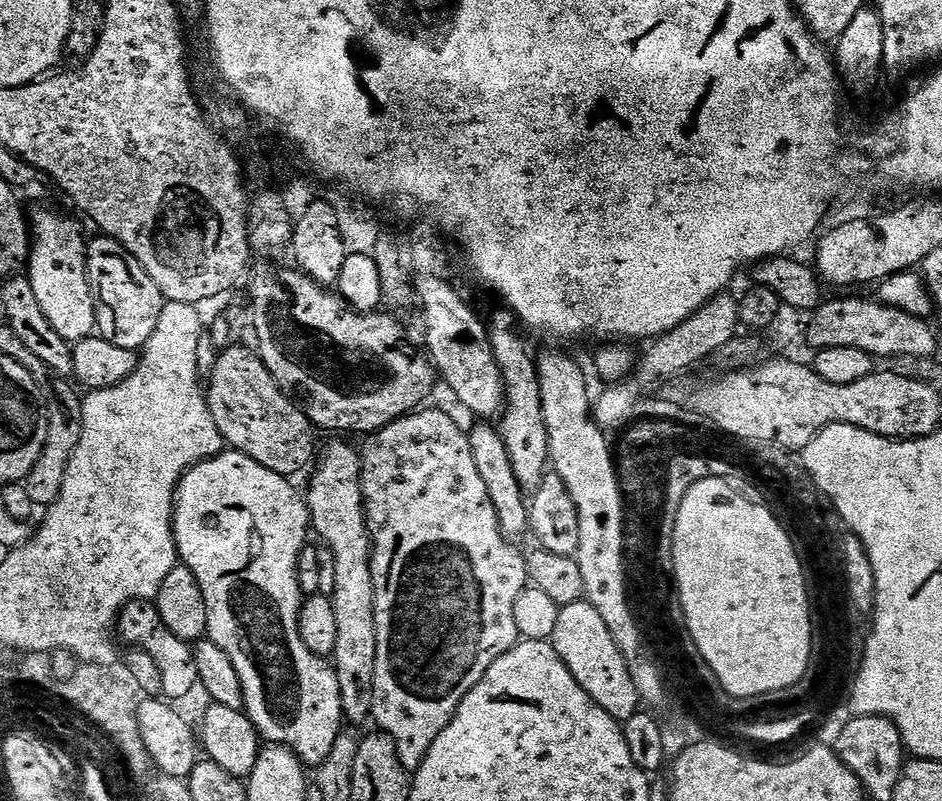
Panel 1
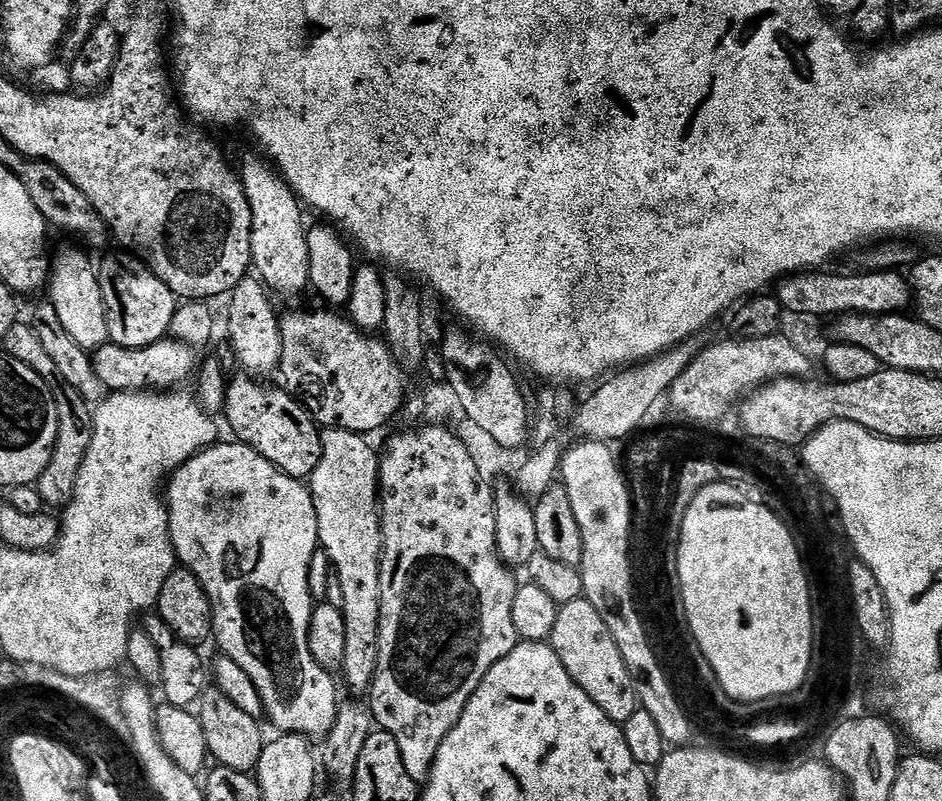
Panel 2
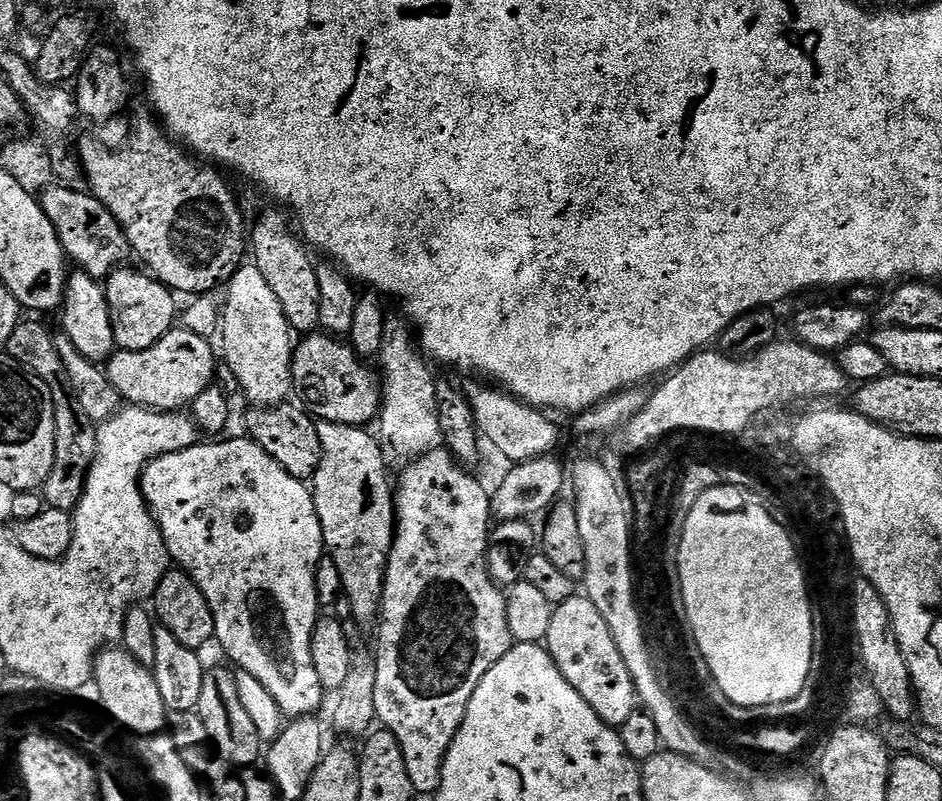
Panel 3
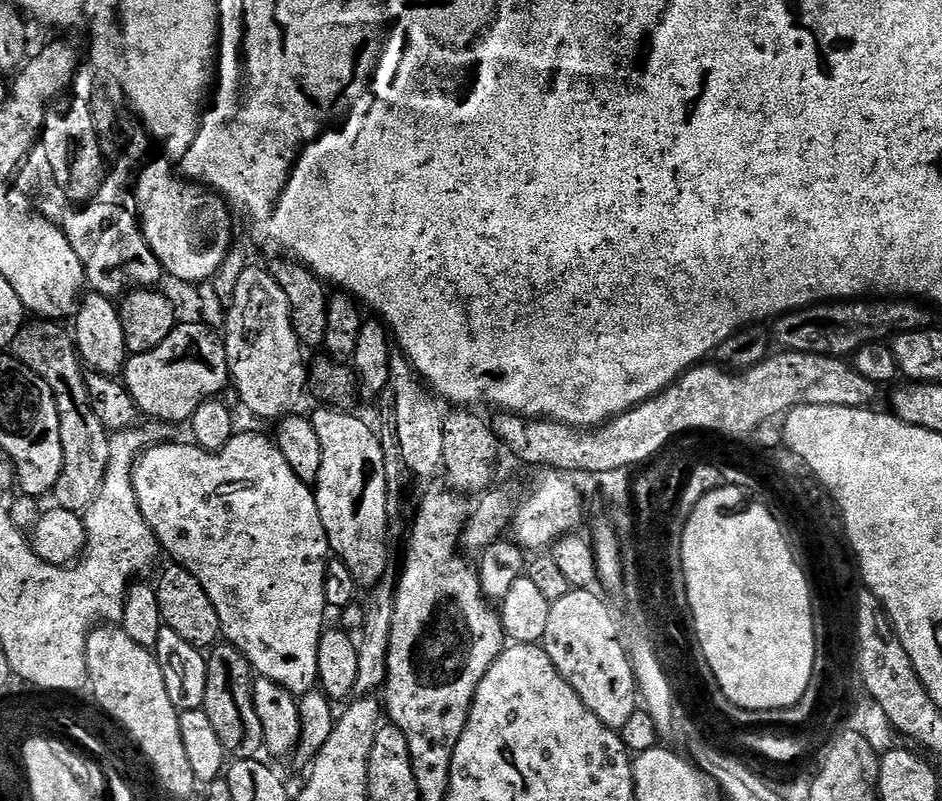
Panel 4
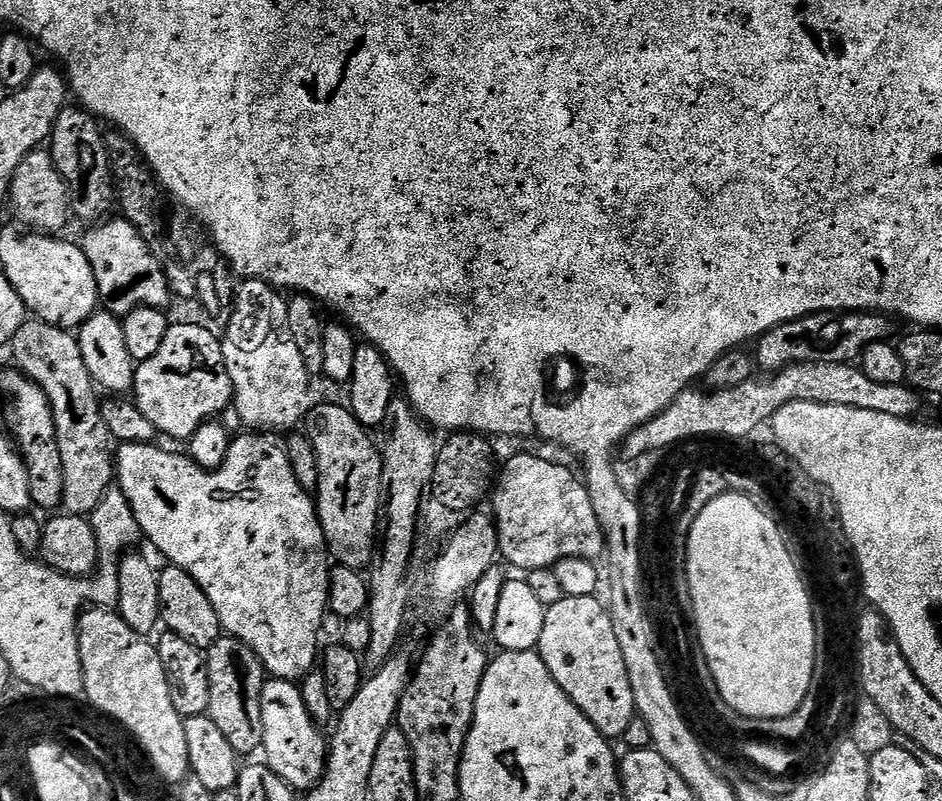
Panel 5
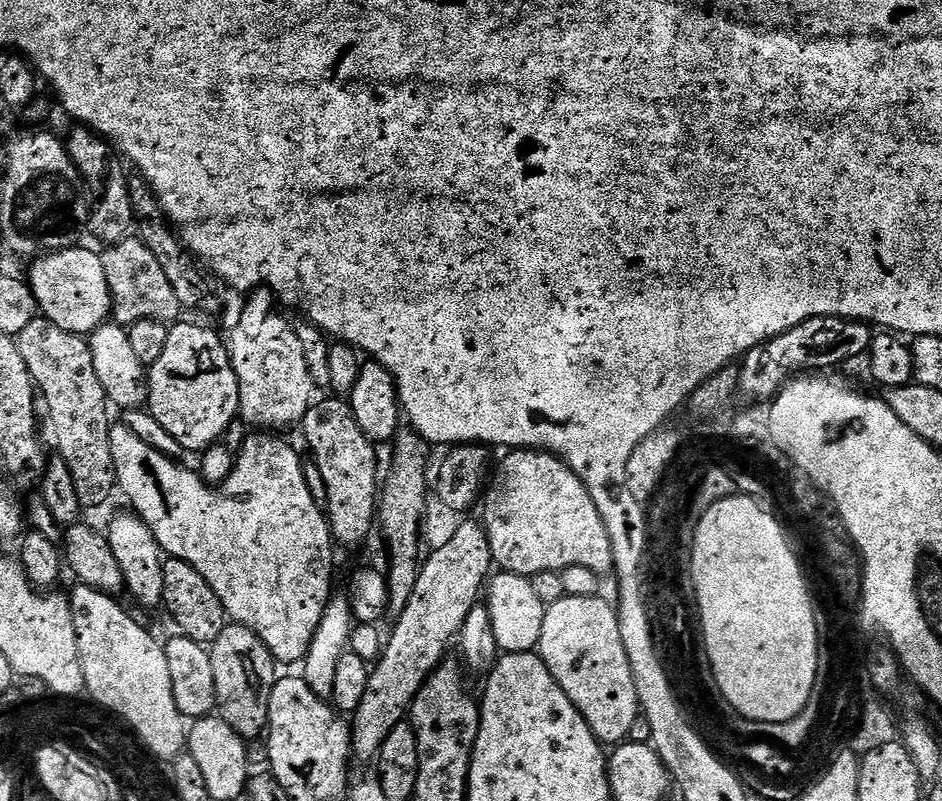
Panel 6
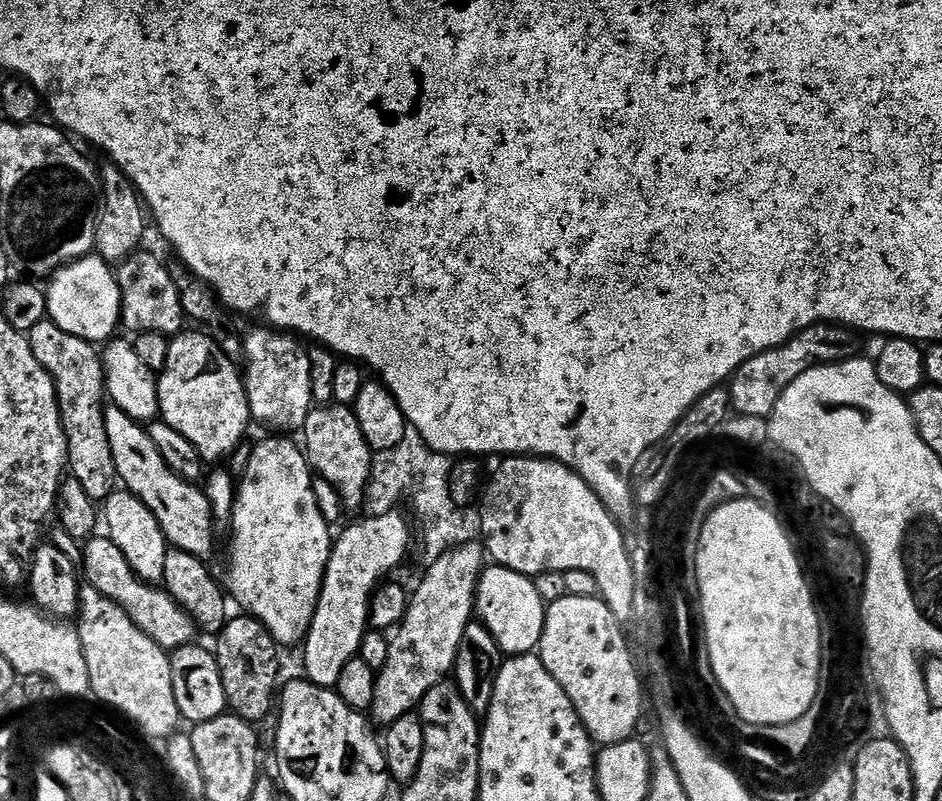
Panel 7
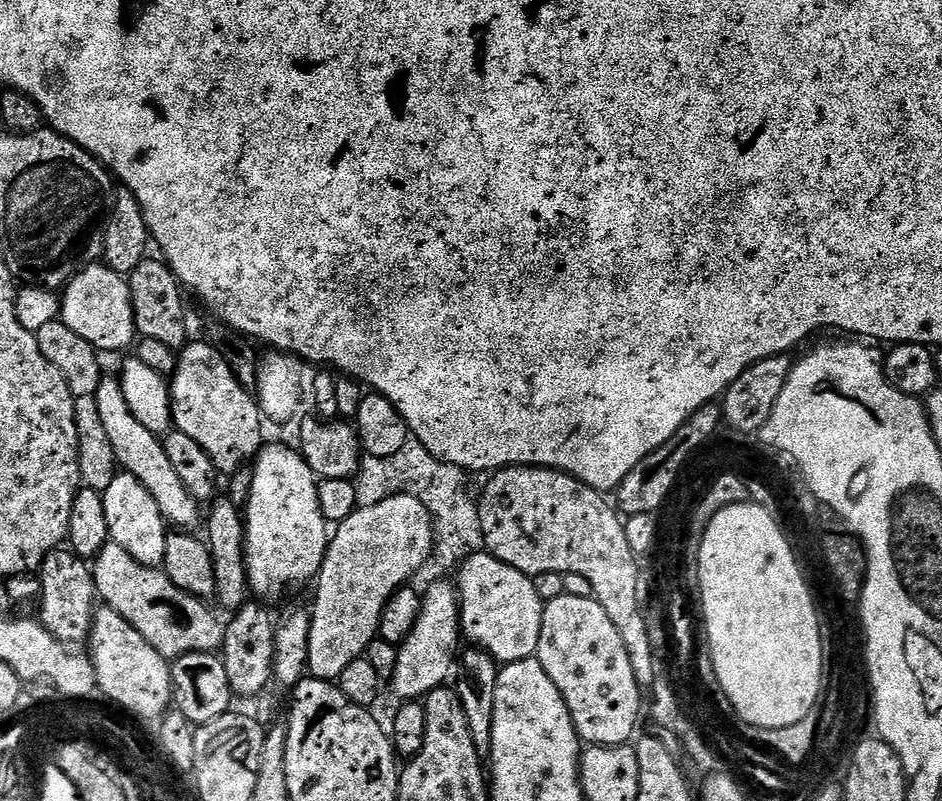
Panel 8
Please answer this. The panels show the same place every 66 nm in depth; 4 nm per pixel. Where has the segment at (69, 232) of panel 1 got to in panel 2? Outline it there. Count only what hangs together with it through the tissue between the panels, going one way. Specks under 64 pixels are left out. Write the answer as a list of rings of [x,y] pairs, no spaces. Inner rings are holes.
[[[64,248],[57,256],[55,253],[50,264],[46,295],[58,314],[58,322],[62,322],[62,330],[66,330],[81,348],[95,350],[109,343],[108,327],[104,317],[100,278],[94,267],[94,260],[92,264],[91,258],[83,252],[85,249],[80,248]]]

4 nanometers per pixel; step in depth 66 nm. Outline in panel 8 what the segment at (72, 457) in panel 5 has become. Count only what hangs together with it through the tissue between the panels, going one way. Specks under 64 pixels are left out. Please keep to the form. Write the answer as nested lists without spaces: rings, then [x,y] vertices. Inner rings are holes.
[[[59,318],[54,322],[46,322],[46,326],[42,326],[42,330],[35,333],[38,350],[42,350],[49,362],[64,375],[77,405],[84,407],[85,404],[88,407],[85,412],[83,409],[76,413],[76,425],[80,435],[80,479],[83,487],[92,488],[102,494],[118,475],[118,465],[114,446],[110,446],[106,430],[102,430],[102,418],[98,418],[98,410],[95,407],[98,386],[102,379],[98,349],[86,342],[82,334],[74,334],[74,330],[70,330],[70,326],[66,326]]]

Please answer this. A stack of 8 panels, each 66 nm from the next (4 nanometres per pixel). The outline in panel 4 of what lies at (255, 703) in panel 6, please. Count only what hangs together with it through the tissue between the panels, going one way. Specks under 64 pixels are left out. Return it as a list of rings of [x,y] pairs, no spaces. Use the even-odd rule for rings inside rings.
[[[220,642],[207,653],[208,673],[206,674],[206,698],[204,699],[203,710],[206,718],[210,718],[218,738],[222,738],[222,746],[229,757],[238,760],[250,760],[261,755],[265,747],[264,727],[256,713],[254,698],[252,697],[252,682],[254,673],[252,663],[248,661],[233,644]]]

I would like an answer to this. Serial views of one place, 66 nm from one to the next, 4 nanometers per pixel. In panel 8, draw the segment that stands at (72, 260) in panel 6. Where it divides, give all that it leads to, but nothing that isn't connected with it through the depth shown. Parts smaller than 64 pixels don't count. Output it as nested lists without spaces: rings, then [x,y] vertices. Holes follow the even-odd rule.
[[[89,266],[69,279],[62,292],[59,319],[101,353],[131,349],[138,336],[129,281],[107,266]]]

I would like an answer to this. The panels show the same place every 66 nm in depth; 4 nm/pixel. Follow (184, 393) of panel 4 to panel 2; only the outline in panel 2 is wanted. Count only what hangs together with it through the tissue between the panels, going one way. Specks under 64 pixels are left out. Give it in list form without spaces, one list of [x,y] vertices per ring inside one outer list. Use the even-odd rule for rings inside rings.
[[[165,338],[145,348],[123,348],[107,343],[91,353],[92,366],[109,393],[176,390],[193,379],[198,368],[197,349],[175,338]]]

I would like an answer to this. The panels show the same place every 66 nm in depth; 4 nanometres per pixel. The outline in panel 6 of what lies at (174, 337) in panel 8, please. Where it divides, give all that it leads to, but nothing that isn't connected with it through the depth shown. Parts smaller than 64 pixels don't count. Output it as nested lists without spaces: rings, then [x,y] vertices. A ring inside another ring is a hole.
[[[139,238],[121,240],[101,253],[103,272],[112,296],[111,315],[121,327],[131,327],[144,320],[157,323],[175,323],[182,309],[160,262],[144,241]],[[106,252],[106,253],[104,253]]]

